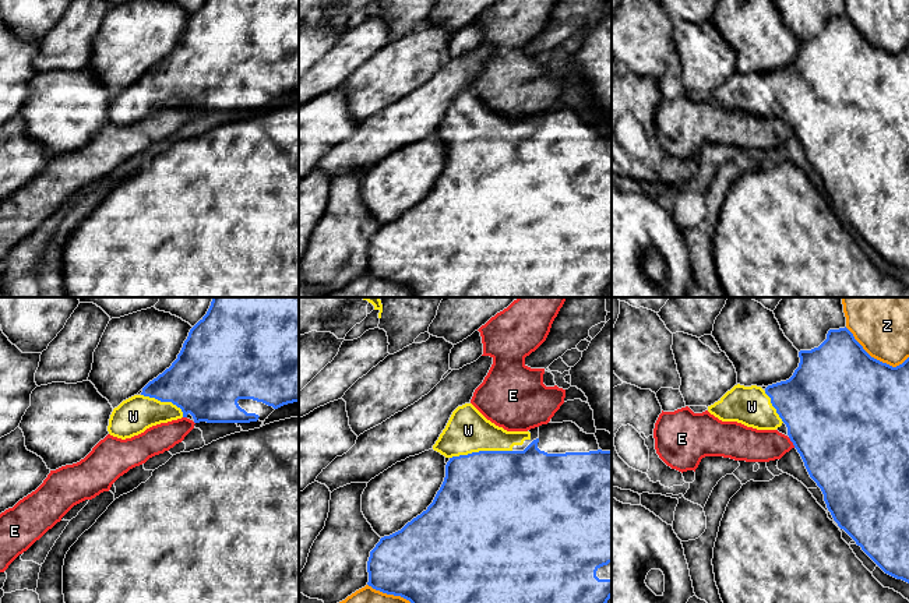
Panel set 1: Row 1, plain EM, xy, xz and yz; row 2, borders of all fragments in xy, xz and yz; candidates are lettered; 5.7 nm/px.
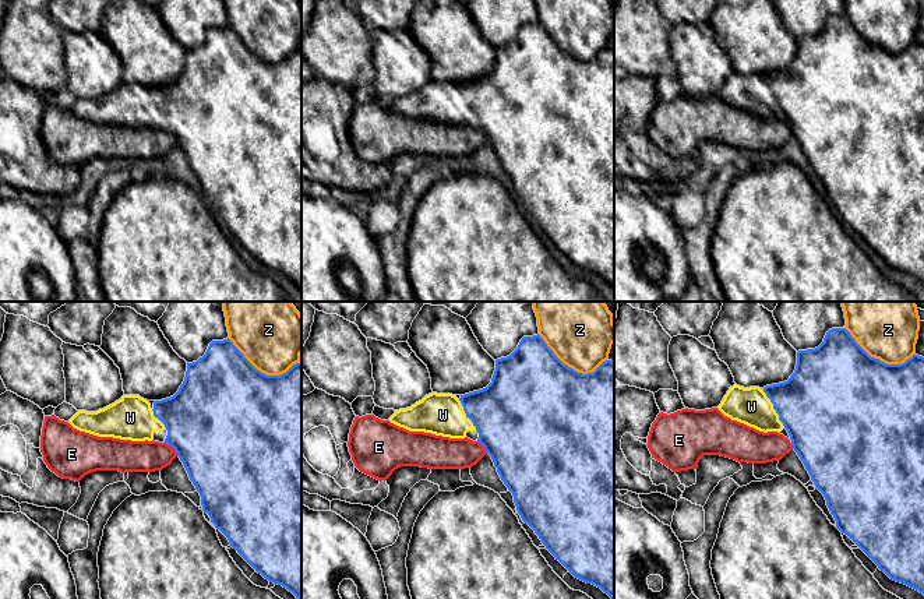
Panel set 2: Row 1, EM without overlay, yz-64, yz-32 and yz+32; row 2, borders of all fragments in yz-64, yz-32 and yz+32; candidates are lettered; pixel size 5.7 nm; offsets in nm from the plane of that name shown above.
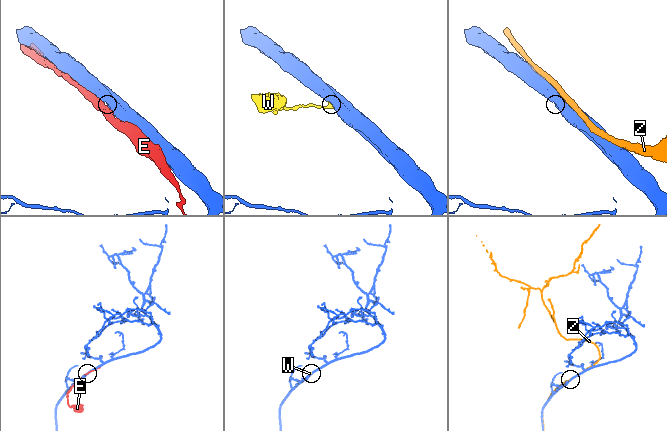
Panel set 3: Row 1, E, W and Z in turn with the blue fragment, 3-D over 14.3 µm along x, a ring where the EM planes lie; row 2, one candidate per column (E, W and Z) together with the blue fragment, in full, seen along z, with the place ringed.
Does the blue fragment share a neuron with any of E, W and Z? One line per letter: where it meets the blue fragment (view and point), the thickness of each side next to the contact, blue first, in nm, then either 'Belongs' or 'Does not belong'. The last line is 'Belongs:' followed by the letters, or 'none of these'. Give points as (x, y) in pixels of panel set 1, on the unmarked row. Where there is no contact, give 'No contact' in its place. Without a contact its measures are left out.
E: Touches blue at yz (792, 129). Thickness 500 nm (blue) against 200 nm. Does not belong
W: Touches blue at xz (481, 138). Thickness 500 nm (blue) against 240 nm. Belongs
Z: Touches blue at yz (876, 46). Thickness 500 nm (blue) against 280 nm. Does not belong
Belongs: W

